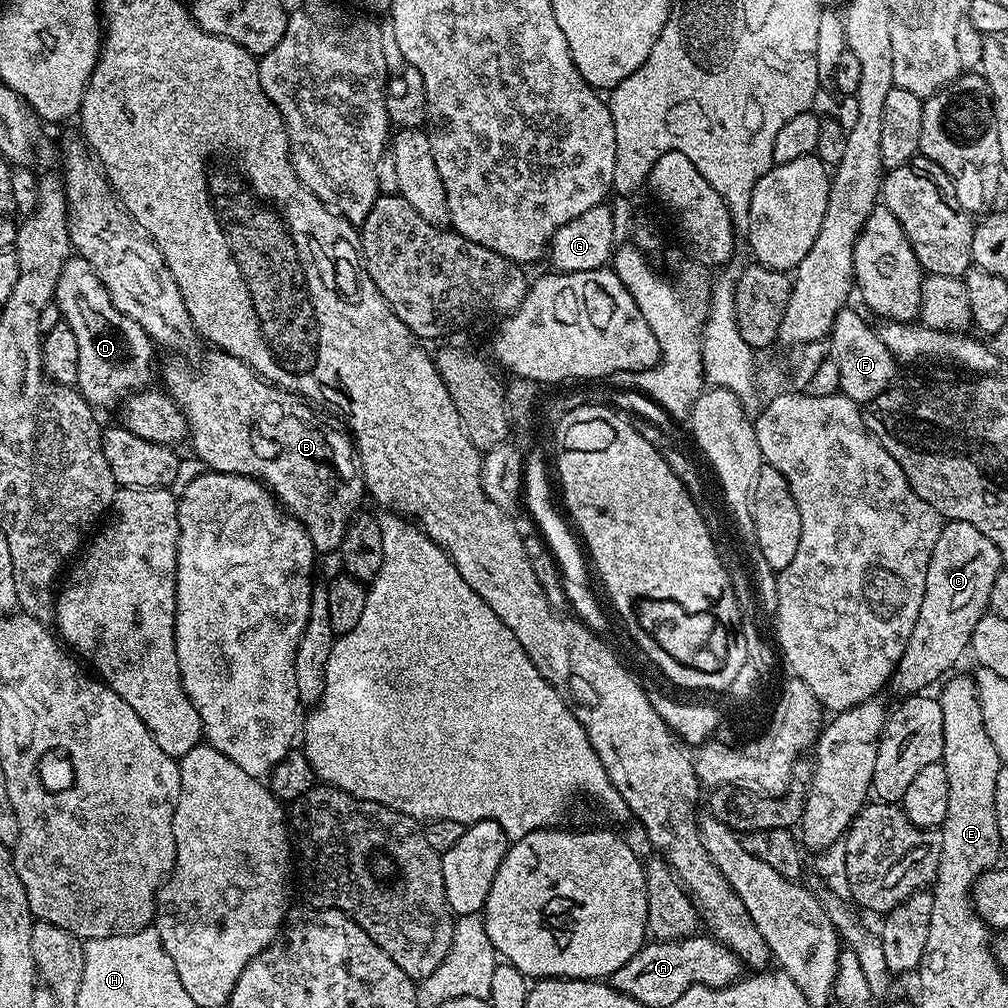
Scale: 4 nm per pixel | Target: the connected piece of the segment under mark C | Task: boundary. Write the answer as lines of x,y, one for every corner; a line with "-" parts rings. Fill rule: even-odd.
949,520
941,527
938,542
934,542
934,554
930,554
930,566
926,566
926,594
922,594
914,631
892,673
890,688
897,692
897,697
915,696
931,689
928,687
935,680
943,681
953,671
951,668
963,658
964,652
966,656
974,626
989,611
990,590
994,590
994,578
998,578
1001,570
998,546
982,530
957,520

